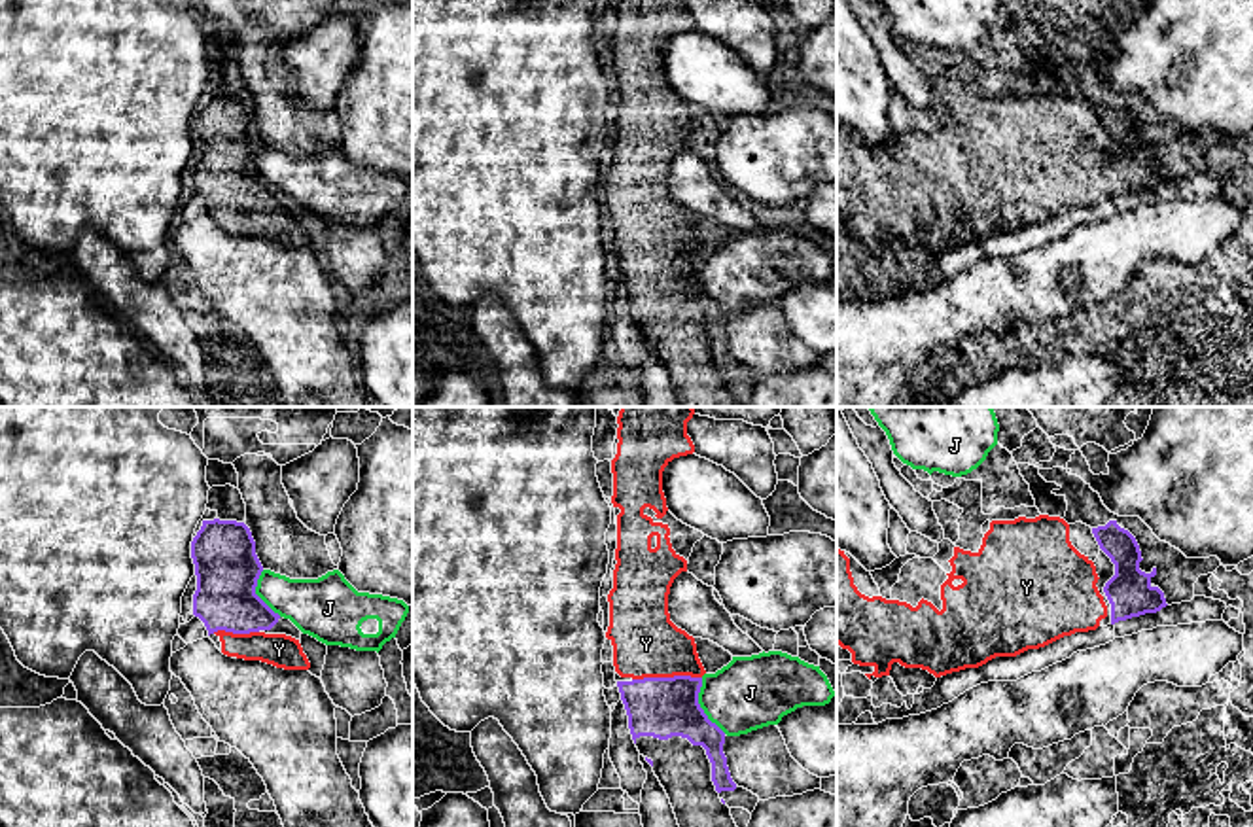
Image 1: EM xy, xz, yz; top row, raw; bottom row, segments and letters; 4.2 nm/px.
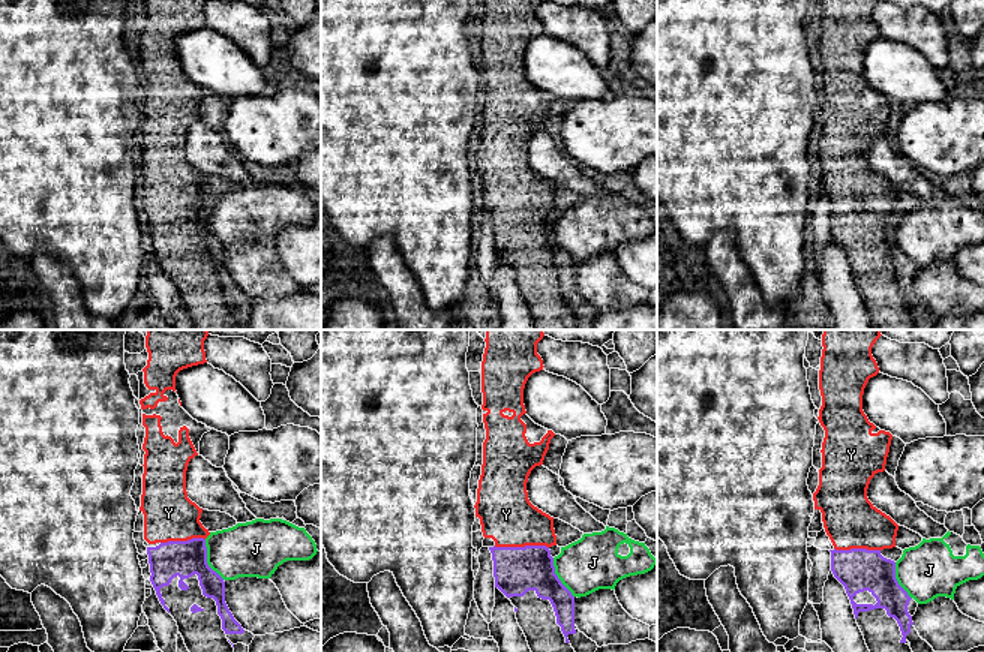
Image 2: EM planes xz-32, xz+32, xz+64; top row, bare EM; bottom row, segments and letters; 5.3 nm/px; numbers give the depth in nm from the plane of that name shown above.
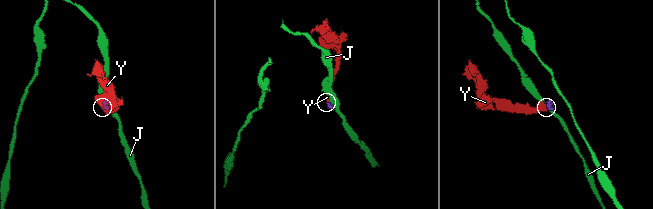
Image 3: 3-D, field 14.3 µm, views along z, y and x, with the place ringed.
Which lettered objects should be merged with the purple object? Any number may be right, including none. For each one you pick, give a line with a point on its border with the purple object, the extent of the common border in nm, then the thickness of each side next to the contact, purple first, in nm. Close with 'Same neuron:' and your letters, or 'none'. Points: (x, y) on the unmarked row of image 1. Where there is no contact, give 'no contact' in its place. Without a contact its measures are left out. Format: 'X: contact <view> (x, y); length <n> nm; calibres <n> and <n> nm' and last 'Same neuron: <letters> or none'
Y: contact xz (667, 254); length 300 nm; calibres 260 and 280 nm
Same neuron: Y

